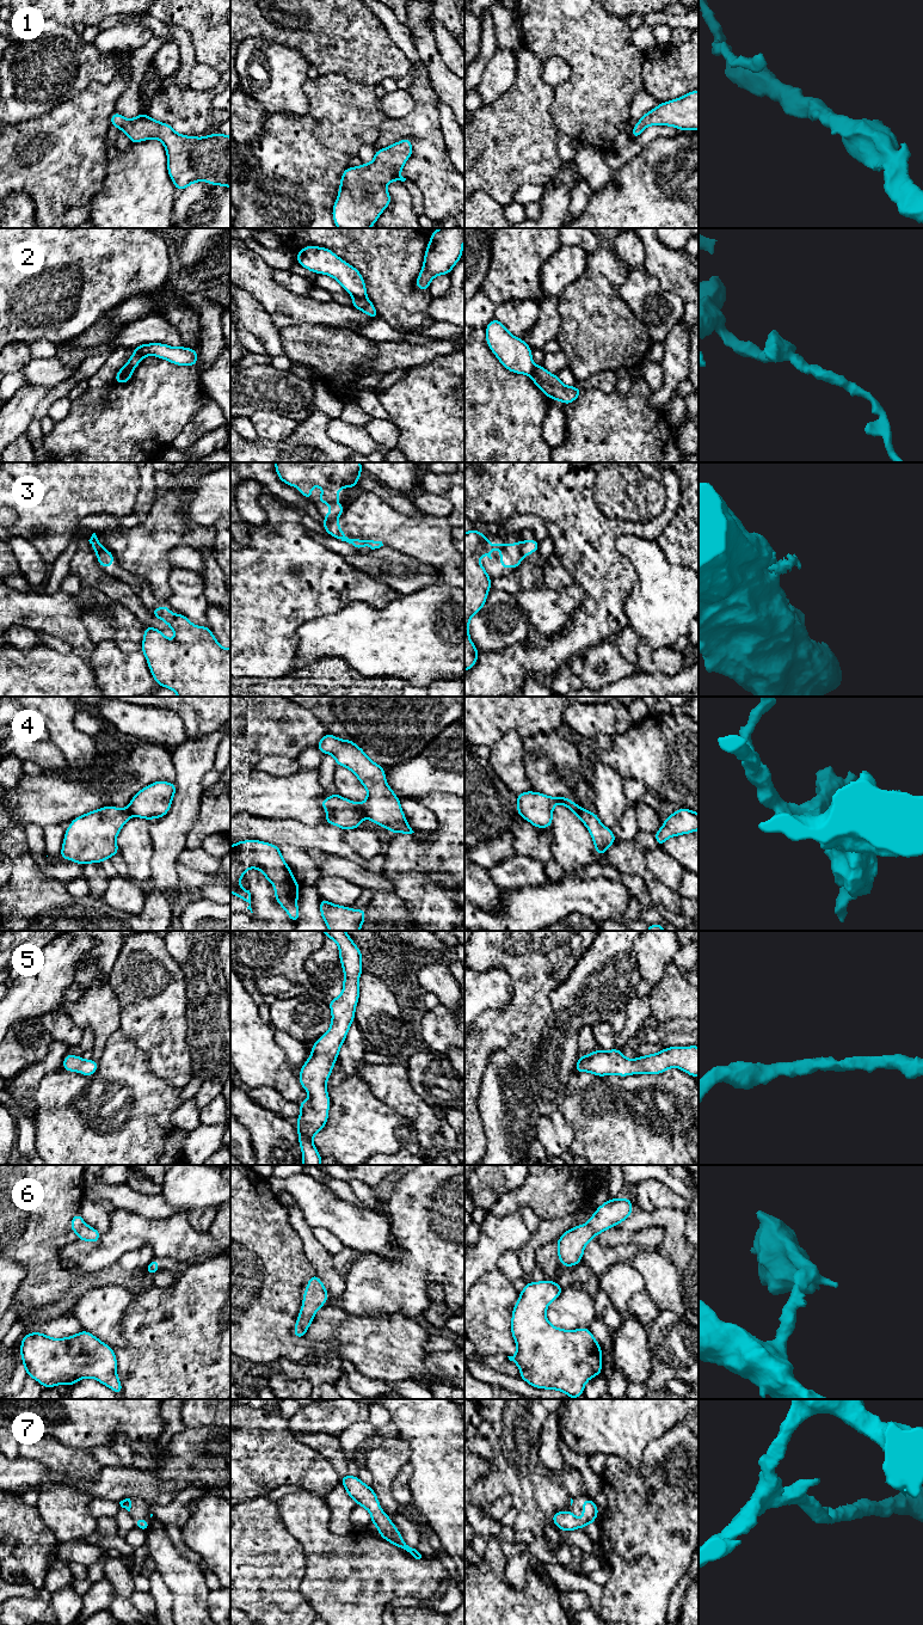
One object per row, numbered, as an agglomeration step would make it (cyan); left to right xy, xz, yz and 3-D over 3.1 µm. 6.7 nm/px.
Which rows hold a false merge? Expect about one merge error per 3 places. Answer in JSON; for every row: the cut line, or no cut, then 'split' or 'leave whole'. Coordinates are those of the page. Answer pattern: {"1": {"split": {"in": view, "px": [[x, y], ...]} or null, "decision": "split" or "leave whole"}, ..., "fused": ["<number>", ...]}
{"1": {"split": null, "decision": "leave whole"}, "2": {"split": {"in": "xz", "px": [[354, 296], [365, 298]]}, "decision": "split"}, "3": {"split": {"in": "yz", "px": [[520, 543], [520, 552], [522, 555]]}, "decision": "split"}, "4": {"split": {"in": "xz", "px": [[358, 804], [365, 816]]}, "decision": "split"}, "5": {"split": null, "decision": "leave whole"}, "6": {"split": null, "decision": "leave whole"}, "7": {"split": null, "decision": "leave whole"}, "fused": ["2", "3", "4"]}

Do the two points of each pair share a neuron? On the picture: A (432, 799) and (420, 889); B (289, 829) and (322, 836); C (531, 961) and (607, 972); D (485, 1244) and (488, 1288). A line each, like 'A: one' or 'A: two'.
A: one
B: one
C: two
D: two

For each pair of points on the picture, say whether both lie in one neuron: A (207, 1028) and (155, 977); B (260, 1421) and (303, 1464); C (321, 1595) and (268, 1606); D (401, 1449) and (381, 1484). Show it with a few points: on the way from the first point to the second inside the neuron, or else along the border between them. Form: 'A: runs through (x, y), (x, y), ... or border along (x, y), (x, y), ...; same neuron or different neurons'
A: border along (184, 980), (186, 1036); different neurons
B: runs through (272, 1427), (276, 1430), (276, 1436), (291, 1452); same neuron
C: border along (306, 1570), (301, 1582), (301, 1594), (314, 1612); different neurons
D: runs through (393, 1458), (383, 1467), (383, 1476); same neuron

